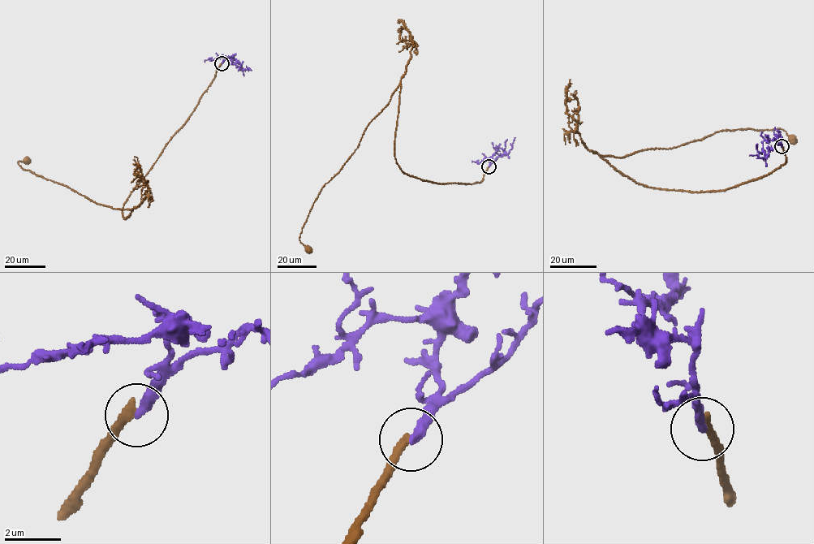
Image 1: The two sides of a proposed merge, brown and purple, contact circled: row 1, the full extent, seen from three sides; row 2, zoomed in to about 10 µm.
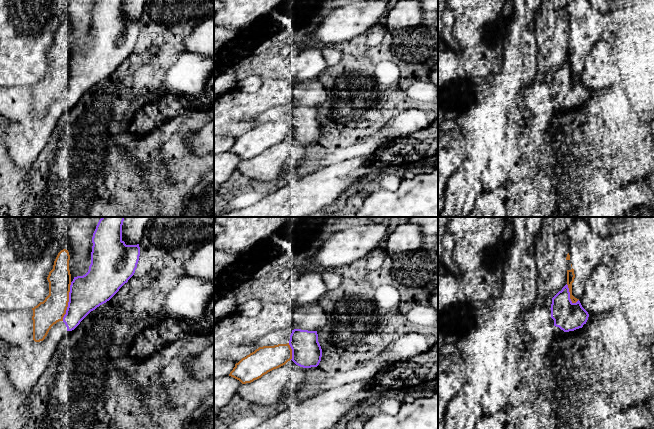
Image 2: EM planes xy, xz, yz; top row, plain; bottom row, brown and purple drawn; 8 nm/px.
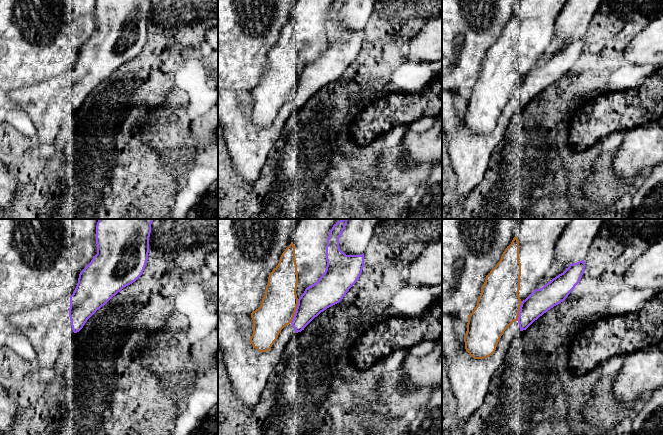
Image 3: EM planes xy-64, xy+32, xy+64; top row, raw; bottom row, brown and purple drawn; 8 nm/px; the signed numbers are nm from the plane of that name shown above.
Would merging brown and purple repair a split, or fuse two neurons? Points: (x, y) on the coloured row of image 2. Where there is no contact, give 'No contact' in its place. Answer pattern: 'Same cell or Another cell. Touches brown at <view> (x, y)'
Another cell. Touches brown at xy (68, 301)

